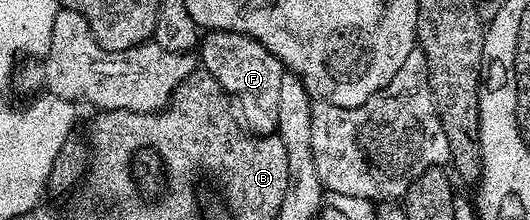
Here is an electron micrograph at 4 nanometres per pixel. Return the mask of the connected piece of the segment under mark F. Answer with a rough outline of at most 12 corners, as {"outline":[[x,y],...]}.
{"outline":[[205,32],[198,61],[253,134],[277,132],[286,70],[258,39]]}

